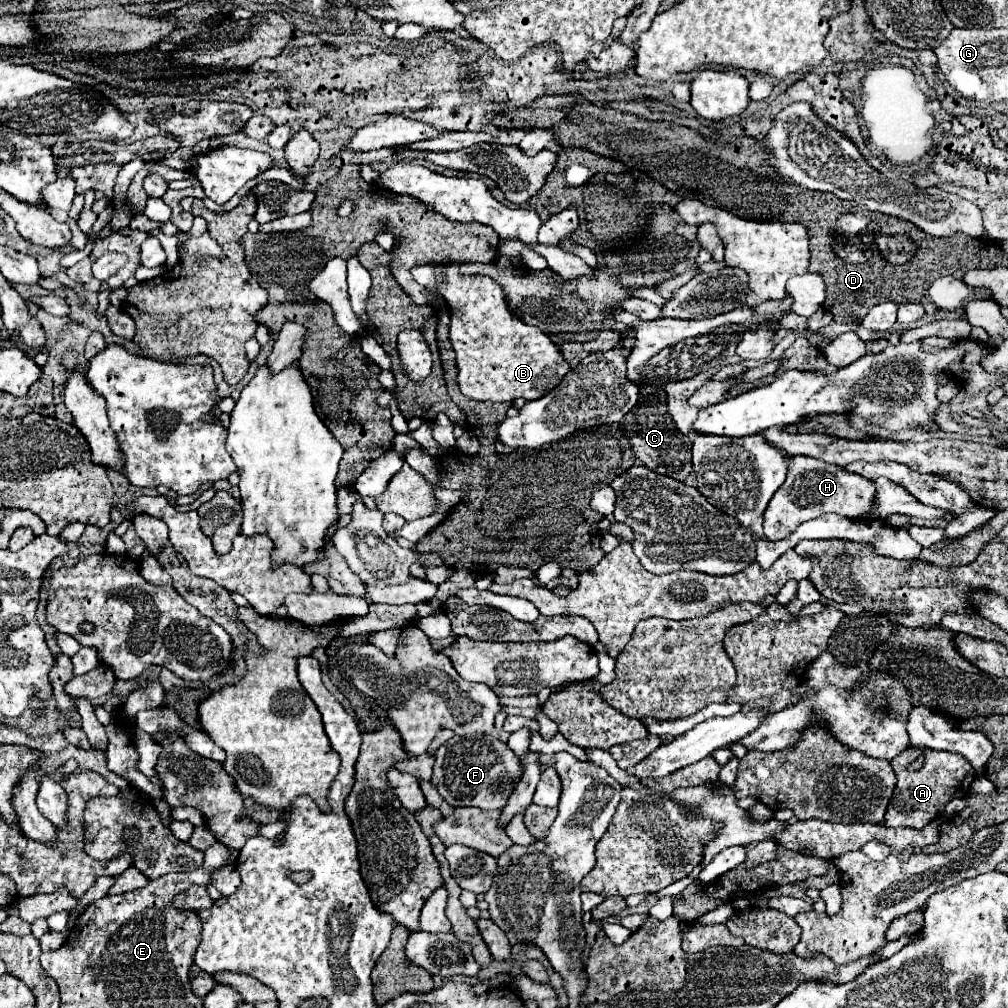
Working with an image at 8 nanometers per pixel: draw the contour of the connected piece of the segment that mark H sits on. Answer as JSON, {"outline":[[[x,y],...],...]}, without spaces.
{"outline":[[[793,456],[785,484],[773,494],[765,510],[765,522],[763,522],[765,538],[783,540],[801,522],[819,518],[821,514],[827,512],[835,512],[847,518],[861,518],[861,514],[871,510],[873,494],[875,494],[875,484],[863,476],[851,474],[845,468],[831,466],[823,460],[815,460],[809,456]]]}

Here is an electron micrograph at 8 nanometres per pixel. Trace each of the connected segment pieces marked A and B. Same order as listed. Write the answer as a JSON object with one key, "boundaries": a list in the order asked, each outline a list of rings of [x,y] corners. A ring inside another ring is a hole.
{"boundaries":[[[[911,746],[903,754],[891,760],[891,766],[897,774],[897,786],[891,796],[891,802],[887,806],[887,814],[883,824],[885,826],[911,826],[911,828],[923,828],[931,820],[935,820],[943,808],[945,808],[945,798],[953,798],[955,794],[961,796],[969,792],[971,782],[975,780],[975,772],[971,764],[955,752],[939,752],[939,750],[929,750],[929,748],[915,748]],[[923,754],[925,762],[919,770],[909,770],[909,764],[917,760],[917,756]]],[[[425,264],[425,266],[417,266],[413,268],[413,278],[421,284],[421,286],[435,286],[435,272],[443,270],[443,274],[447,274],[447,286],[443,286],[443,298],[449,304],[449,312],[451,312],[451,330],[449,330],[449,338],[453,344],[453,350],[457,354],[457,368],[459,368],[459,388],[463,392],[463,396],[473,398],[477,402],[511,402],[517,398],[523,400],[537,400],[541,396],[545,396],[549,390],[553,390],[555,386],[559,386],[561,378],[569,372],[569,364],[565,362],[561,350],[557,344],[551,342],[551,338],[547,334],[543,334],[537,326],[529,326],[523,320],[515,318],[515,314],[511,314],[509,302],[505,298],[505,290],[501,286],[497,286],[497,282],[493,278],[487,276],[463,276],[459,272],[461,264]]]]}

